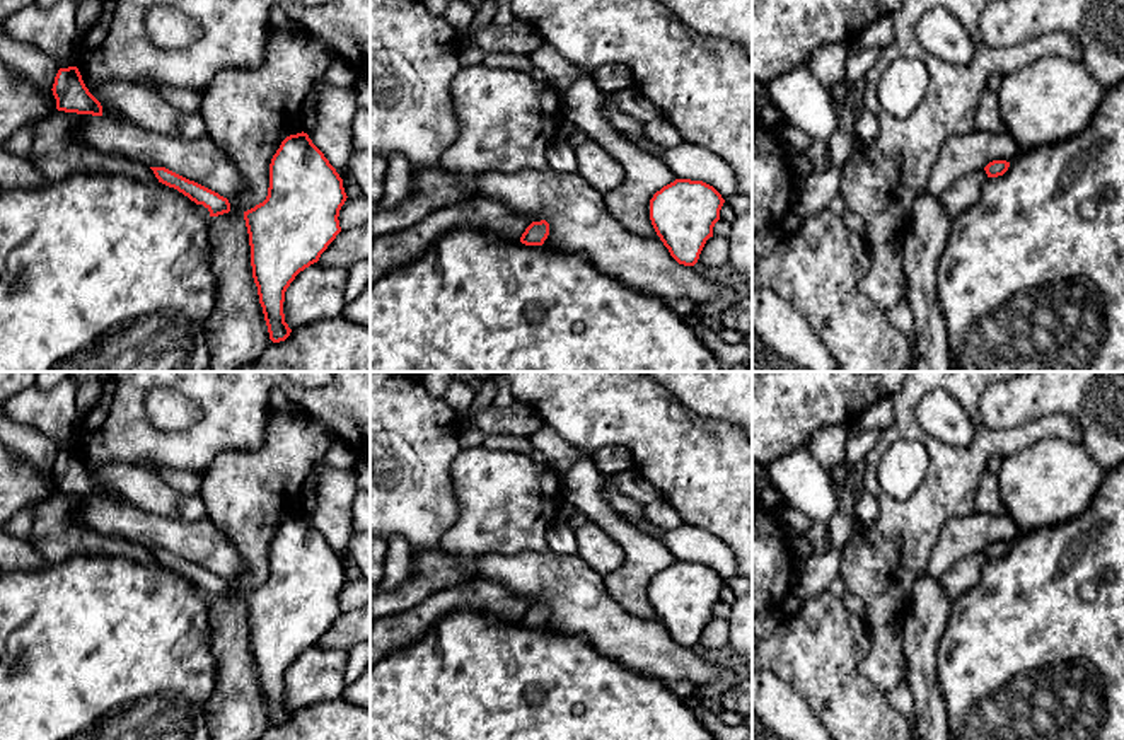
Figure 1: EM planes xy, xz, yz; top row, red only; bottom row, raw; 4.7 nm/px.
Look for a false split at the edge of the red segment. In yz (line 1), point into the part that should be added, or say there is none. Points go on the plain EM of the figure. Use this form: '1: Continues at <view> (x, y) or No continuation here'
1: No continuation here

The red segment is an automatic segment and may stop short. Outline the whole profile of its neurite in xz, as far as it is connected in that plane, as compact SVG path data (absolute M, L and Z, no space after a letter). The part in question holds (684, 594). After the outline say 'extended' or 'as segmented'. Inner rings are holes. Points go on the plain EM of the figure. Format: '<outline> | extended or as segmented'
M675 561L650 581L652 607L670 638L694 648L720 602L725 581L703 563Z | as segmented

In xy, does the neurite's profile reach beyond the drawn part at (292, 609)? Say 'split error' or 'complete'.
complete

